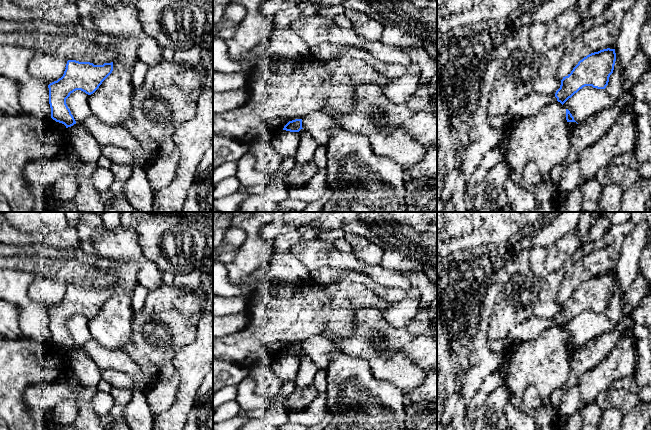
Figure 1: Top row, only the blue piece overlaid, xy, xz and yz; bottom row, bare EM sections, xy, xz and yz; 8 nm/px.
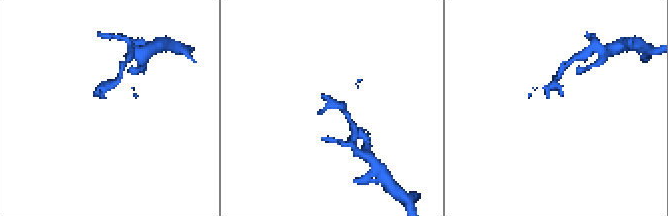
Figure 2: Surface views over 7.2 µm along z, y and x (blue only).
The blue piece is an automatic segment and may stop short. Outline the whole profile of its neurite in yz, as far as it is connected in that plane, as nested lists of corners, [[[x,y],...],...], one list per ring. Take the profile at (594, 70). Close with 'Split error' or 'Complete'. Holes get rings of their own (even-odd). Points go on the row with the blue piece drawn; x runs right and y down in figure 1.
[[[603,49],[591,53],[578,62],[570,74],[563,77],[555,97],[562,105],[585,86],[605,89],[613,73],[616,61],[615,49]]]. Complete

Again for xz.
[[[295,119],[289,121],[283,128],[283,130],[290,132],[299,132],[302,128],[302,119]]]. Complete

